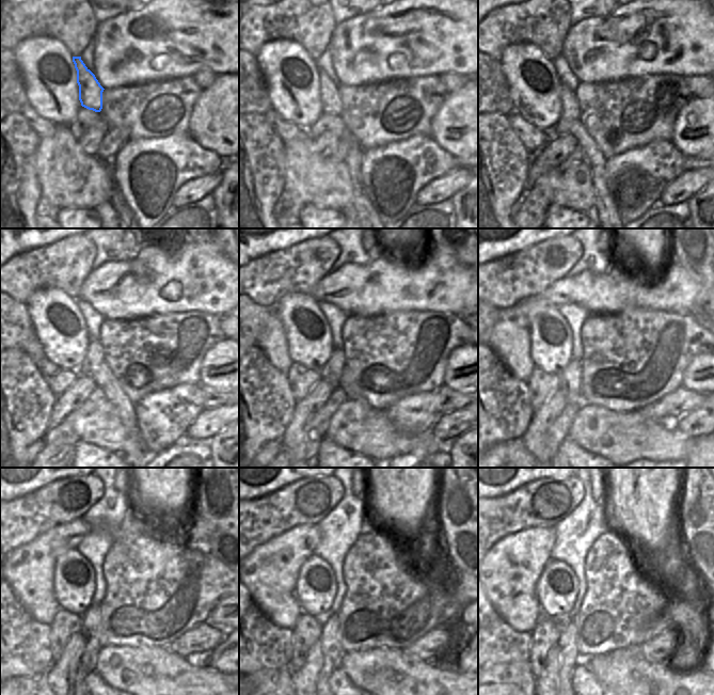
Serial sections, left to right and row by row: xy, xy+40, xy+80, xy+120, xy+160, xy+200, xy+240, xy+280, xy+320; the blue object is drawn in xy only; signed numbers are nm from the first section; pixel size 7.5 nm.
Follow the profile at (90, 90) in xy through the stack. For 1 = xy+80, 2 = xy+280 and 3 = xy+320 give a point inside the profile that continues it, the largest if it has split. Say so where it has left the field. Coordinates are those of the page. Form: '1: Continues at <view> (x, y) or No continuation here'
1: Continues at xy+80 (570, 109)
2: Continues at xy+280 (330, 641)
3: Continues at xy+320 (570, 657).

